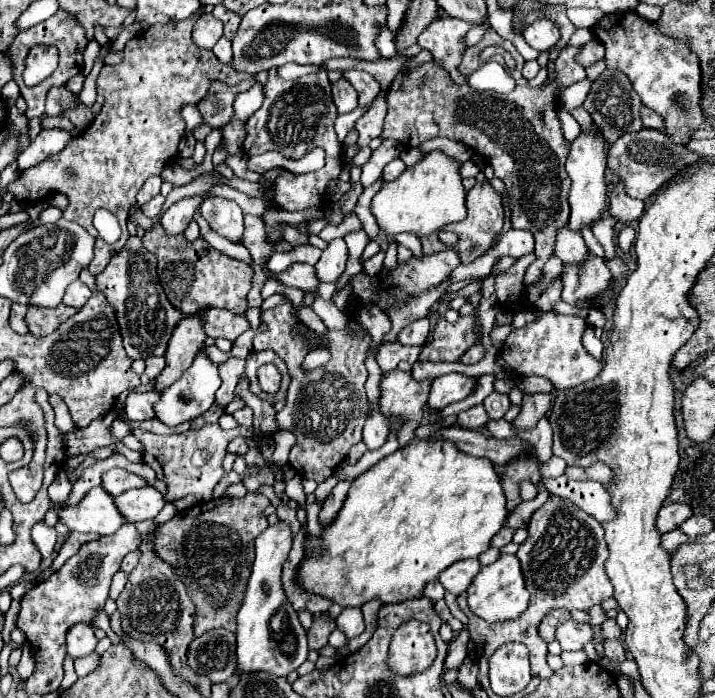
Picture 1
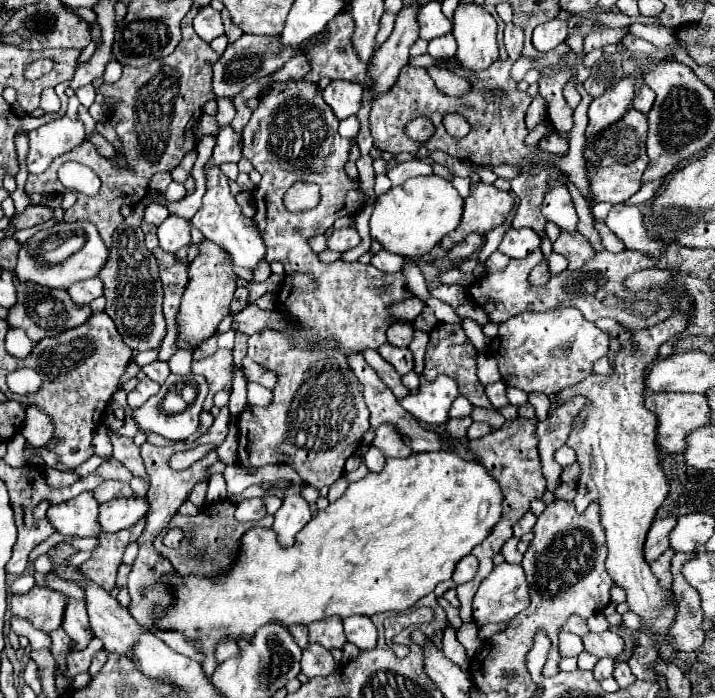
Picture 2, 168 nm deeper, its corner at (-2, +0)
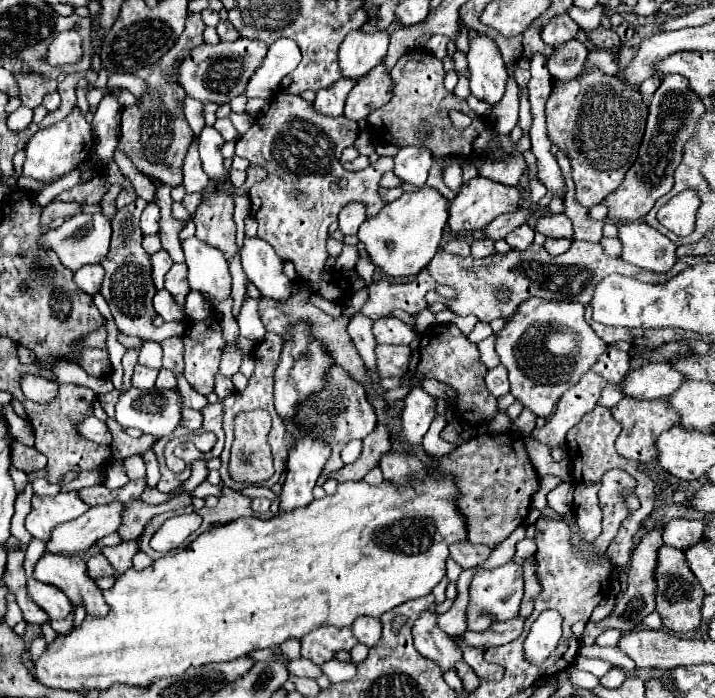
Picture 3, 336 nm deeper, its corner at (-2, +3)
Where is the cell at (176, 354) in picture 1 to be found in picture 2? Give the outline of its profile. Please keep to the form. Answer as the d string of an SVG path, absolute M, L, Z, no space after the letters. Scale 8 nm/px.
M207 239L199 243L199 255L189 265L189 283L183 293L181 309L177 315L177 321L179 321L177 347L179 349L181 347L195 349L197 345L201 345L205 339L209 339L215 333L219 321L229 313L229 303L237 289L237 275L233 269L235 265L229 253L225 253L221 245L213 245L213 241L207 241Z

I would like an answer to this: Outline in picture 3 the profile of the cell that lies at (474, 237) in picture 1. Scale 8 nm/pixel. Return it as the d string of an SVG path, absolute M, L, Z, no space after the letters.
M477 176L469 182L463 182L461 190L457 192L457 198L449 206L449 228L453 234L461 232L475 232L481 230L487 222L497 218L505 212L515 212L519 202L519 190L513 186L503 186L493 180L487 180L483 176Z

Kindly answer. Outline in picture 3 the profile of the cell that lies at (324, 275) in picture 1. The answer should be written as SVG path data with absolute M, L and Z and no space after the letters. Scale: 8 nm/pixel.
M347 204L341 214L339 214L339 230L349 236L349 234L357 234L359 226L363 224L365 220L365 206L363 204Z

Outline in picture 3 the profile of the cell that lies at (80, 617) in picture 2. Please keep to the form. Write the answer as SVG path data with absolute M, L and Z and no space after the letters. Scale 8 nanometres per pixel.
M27 580L27 590L31 594L31 598L53 618L53 620L61 620L67 618L73 610L71 600L55 586L51 584L43 584L39 580Z

